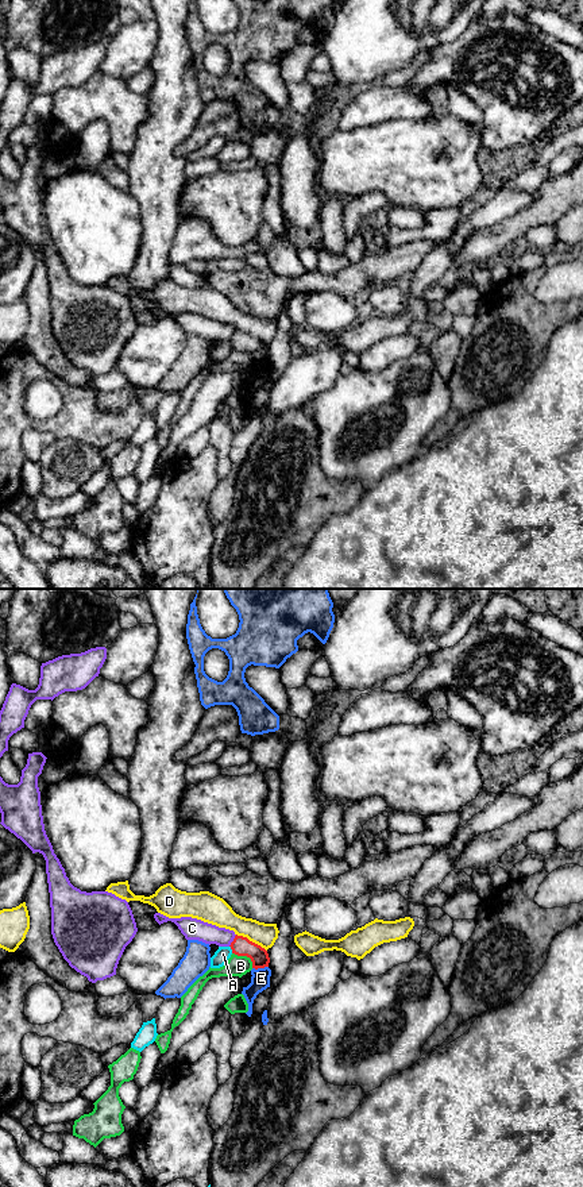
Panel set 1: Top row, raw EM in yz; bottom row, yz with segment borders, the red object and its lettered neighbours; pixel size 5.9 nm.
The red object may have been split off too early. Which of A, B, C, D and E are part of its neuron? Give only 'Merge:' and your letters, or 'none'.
Merge: none

